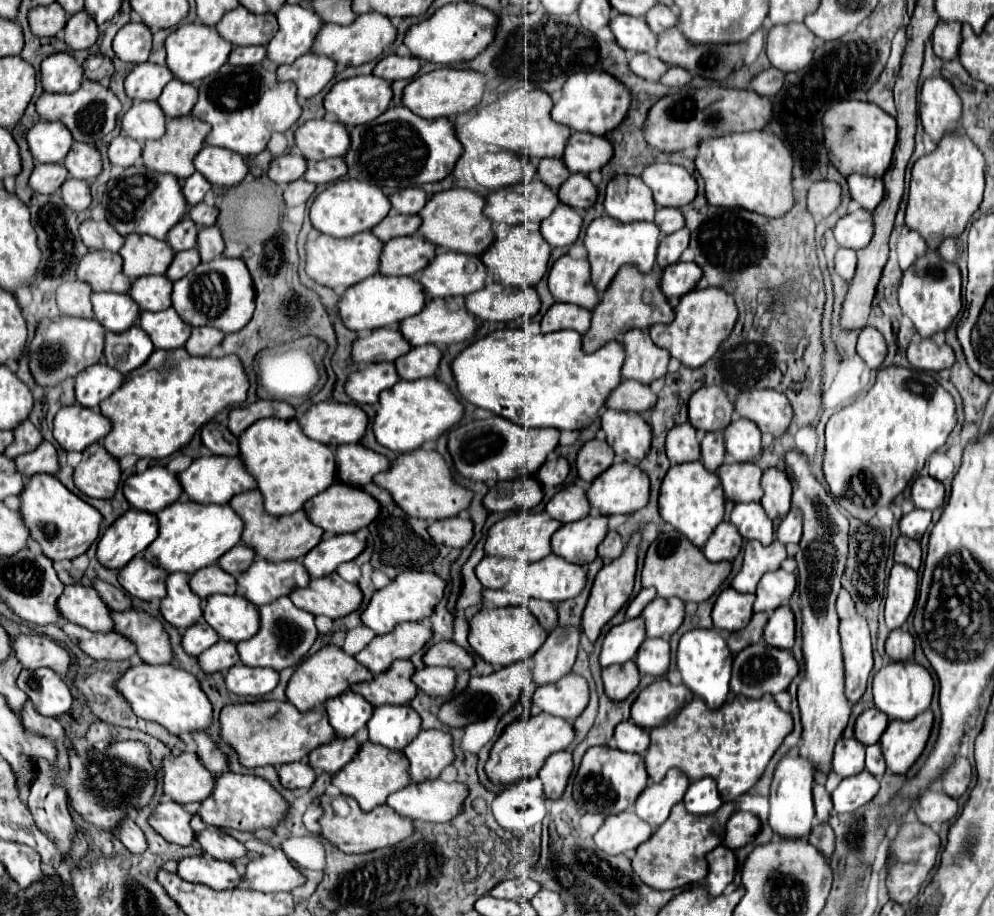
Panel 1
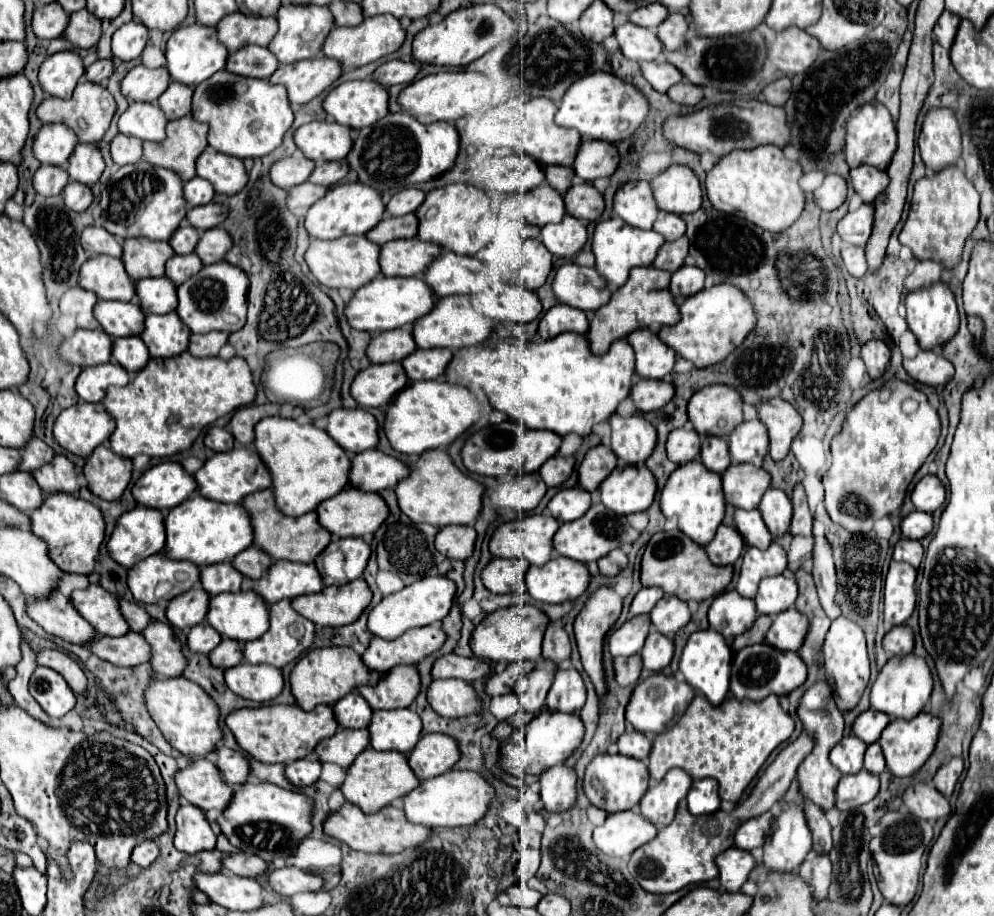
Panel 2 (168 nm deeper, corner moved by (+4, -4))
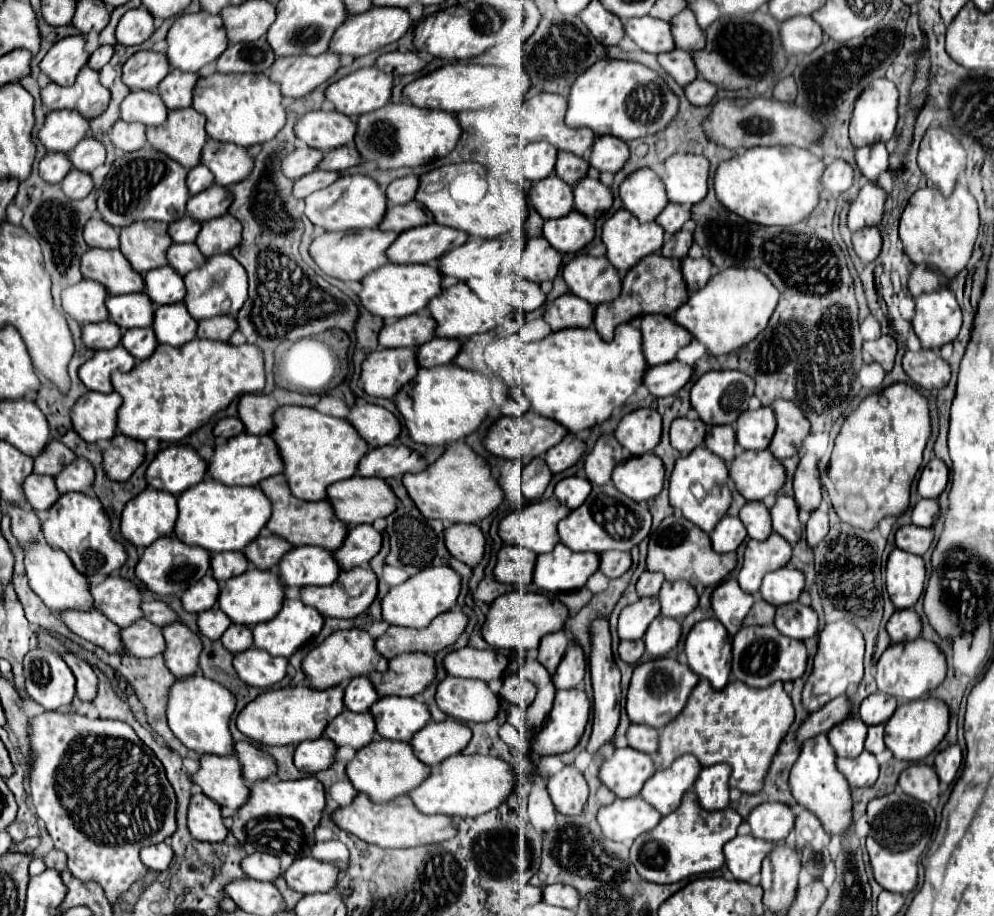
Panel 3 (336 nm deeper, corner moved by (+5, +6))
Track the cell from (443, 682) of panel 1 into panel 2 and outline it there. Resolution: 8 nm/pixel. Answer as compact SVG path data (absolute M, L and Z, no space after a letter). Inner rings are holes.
M434 680L428 688L428 702L442 718L466 718L482 714L482 700L474 686L464 680Z

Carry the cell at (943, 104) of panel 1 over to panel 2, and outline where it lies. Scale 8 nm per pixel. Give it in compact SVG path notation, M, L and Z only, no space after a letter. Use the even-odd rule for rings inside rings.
M936 108L926 114L918 136L918 148L926 168L932 172L940 172L960 160L960 126L952 110Z

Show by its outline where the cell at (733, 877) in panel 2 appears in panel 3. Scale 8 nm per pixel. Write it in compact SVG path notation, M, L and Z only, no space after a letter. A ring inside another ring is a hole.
M737 836L725 844L725 864L735 880L747 882L761 870L763 858L771 852L771 842L747 836Z

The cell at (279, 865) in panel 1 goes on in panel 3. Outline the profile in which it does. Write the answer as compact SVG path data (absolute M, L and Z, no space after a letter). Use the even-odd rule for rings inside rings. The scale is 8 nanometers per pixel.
M299 858L283 872L283 878L293 890L301 894L315 894L335 888L337 874L339 870L335 864L319 862L315 858Z

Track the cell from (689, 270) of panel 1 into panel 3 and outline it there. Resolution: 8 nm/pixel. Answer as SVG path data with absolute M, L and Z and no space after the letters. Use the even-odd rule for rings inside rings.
M705 256L685 258L681 264L681 272L683 272L683 280L687 284L687 290L693 292L711 278L711 260Z

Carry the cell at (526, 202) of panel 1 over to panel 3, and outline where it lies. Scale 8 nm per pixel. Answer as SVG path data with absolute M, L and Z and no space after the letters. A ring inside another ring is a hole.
M553 174L531 186L529 200L545 220L561 218L573 210L573 188Z

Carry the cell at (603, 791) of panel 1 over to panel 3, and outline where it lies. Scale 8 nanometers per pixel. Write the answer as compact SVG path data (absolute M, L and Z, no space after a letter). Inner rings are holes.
M633 748L615 750L609 760L603 760L599 768L599 780L617 798L633 798L641 792L647 778L655 774L651 756Z

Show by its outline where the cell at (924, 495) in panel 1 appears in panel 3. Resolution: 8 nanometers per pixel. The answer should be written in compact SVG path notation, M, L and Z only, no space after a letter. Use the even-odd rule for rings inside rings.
M935 456L929 460L929 464L923 468L919 484L917 484L917 492L921 498L937 498L949 480L949 470L947 466Z

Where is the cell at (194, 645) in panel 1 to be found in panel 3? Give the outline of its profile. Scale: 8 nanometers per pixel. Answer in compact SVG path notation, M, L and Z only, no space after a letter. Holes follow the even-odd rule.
M209 608L207 612L199 612L197 614L197 626L199 626L199 632L203 636L207 636L209 640L219 640L223 636L223 632L229 628L231 620L217 608Z

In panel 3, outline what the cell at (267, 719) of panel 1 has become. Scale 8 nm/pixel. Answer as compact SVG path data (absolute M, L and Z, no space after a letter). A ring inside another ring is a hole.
M309 686L267 690L247 704L237 716L237 728L247 738L263 746L301 744L305 740L321 738L325 726L343 712L343 688L333 686L327 690L311 690Z

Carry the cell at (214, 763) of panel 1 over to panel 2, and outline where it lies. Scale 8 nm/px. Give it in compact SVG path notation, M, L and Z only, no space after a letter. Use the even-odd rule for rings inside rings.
M220 744L214 752L216 756L216 766L222 772L222 778L226 784L242 784L250 778L250 762L248 758L238 752L238 750L230 750L224 744Z

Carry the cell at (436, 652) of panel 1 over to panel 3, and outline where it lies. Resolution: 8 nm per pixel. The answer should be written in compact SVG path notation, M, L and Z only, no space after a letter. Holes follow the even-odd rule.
M469 646L449 652L443 658L443 668L447 670L447 674L461 678L477 678L485 682L501 678L507 664L509 660L495 650L475 650Z

